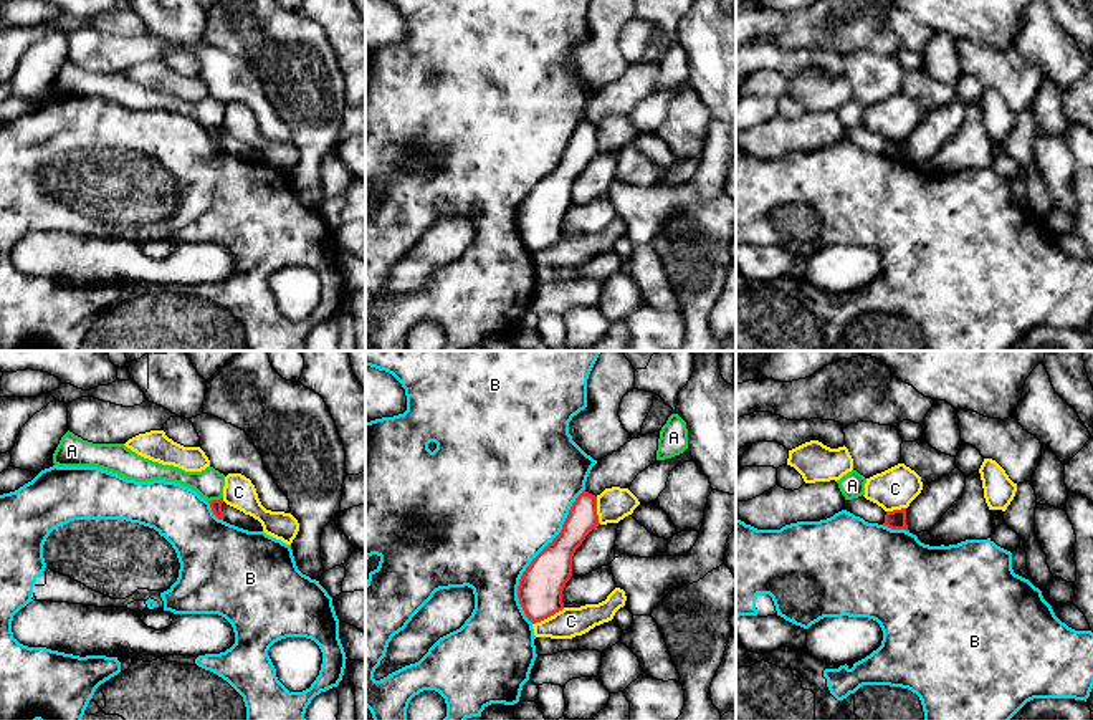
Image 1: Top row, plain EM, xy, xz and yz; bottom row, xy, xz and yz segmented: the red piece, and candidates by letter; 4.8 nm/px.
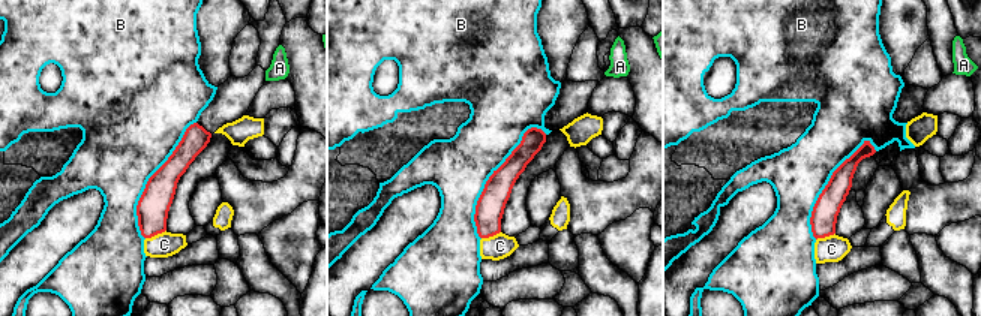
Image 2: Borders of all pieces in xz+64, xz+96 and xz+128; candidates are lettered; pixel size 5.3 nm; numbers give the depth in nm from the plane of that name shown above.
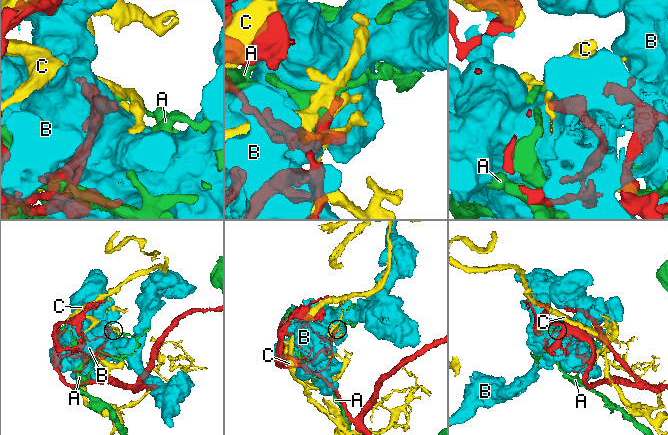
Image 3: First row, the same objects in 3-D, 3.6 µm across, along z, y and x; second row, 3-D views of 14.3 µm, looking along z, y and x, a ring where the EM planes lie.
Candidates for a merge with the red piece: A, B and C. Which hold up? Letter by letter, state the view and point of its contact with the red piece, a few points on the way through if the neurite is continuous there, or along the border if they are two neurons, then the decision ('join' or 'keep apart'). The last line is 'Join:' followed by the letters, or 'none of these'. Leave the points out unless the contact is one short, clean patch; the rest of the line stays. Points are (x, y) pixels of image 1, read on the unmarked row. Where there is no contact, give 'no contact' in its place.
A: meets red in xy at (215, 129); keep apart
B: meets red in xz at (536, 186); keep apart
C: meets red in xz at (548, 245); keep apart
Join: none of these

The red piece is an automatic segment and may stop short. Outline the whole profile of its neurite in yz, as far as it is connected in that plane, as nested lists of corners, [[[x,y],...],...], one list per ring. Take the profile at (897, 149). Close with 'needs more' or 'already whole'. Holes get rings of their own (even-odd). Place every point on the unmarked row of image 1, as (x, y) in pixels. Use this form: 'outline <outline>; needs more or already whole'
outline [[[863,124],[853,129],[845,129],[843,139],[863,147],[868,152],[885,154],[891,159],[908,159],[906,137],[885,141],[876,132],[866,129]]]; needs more

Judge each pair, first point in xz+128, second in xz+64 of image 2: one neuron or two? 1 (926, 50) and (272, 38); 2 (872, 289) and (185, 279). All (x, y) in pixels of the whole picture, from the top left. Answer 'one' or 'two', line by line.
1: two
2: one

